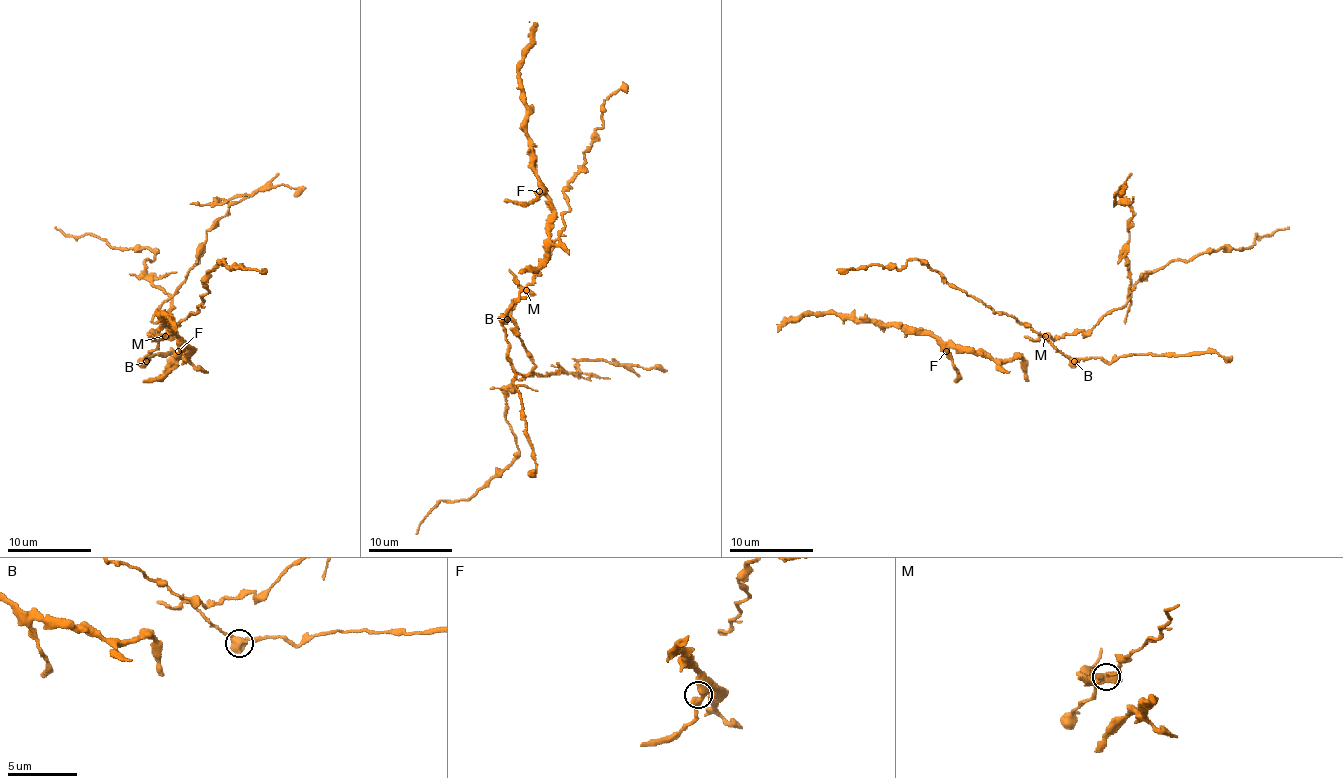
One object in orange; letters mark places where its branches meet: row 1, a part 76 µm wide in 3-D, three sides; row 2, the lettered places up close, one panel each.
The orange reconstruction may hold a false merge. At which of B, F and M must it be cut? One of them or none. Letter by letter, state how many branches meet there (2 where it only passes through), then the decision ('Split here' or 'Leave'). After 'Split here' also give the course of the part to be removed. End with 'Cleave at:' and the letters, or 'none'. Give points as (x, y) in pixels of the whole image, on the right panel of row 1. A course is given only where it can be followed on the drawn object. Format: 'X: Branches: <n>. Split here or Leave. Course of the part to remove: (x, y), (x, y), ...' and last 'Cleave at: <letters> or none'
B: Branches: 3. Leave
F: Branches: 3. Leave
M: Branches: 6. Split here. Course of the part to remove: (1045, 336), (1091, 330), (1149, 273), (1173, 261), (1189, 261), (1219, 248), (1248, 248), (1257, 236), (1288, 227)
Cleave at: M

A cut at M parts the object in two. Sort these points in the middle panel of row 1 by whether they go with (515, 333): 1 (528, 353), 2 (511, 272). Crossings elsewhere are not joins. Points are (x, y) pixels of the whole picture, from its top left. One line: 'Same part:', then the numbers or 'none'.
Same part: 1, 2

